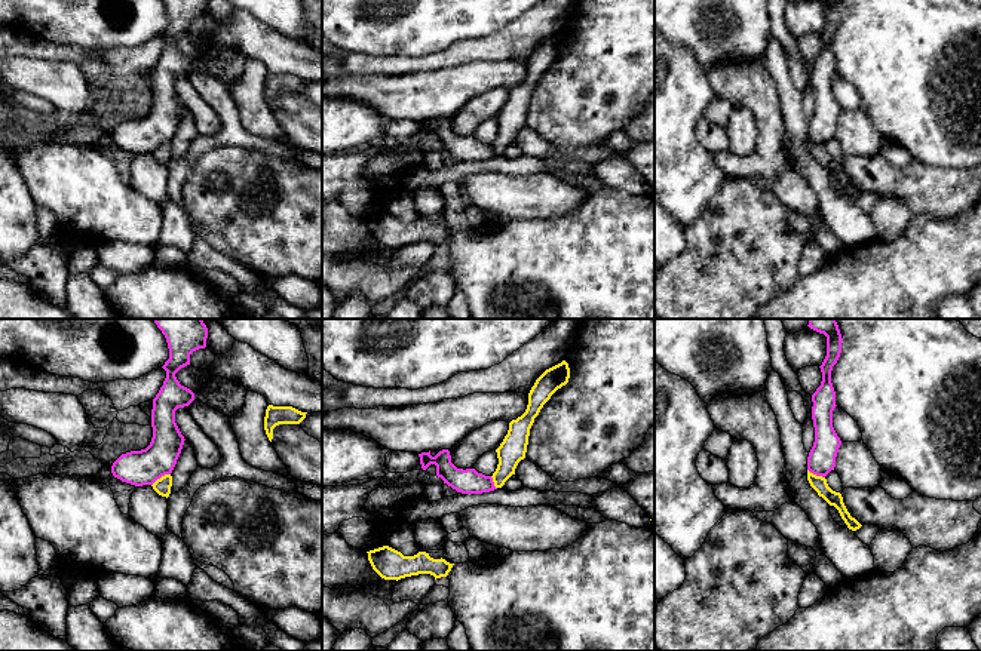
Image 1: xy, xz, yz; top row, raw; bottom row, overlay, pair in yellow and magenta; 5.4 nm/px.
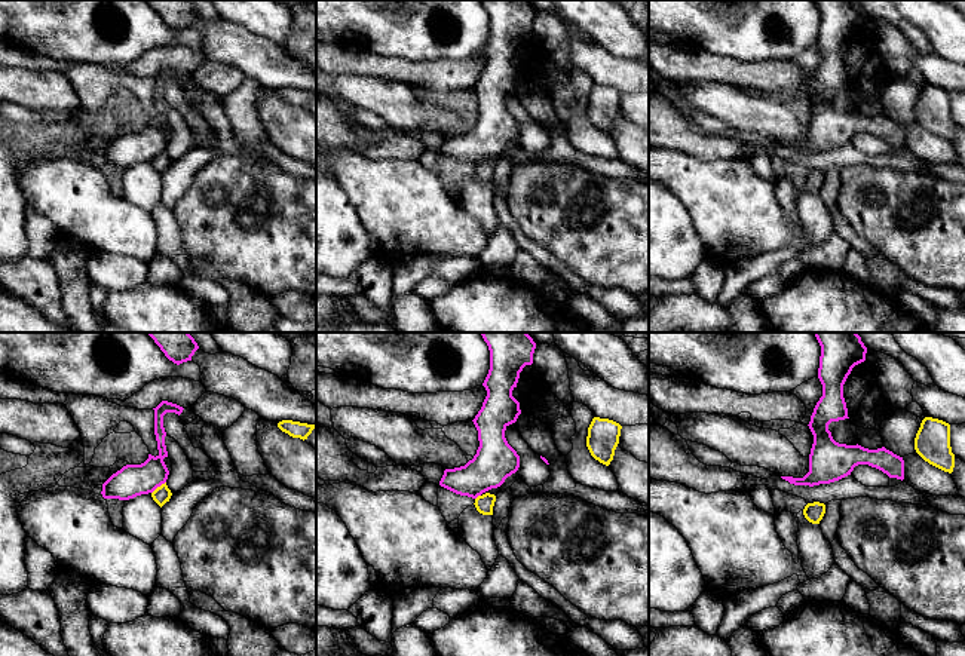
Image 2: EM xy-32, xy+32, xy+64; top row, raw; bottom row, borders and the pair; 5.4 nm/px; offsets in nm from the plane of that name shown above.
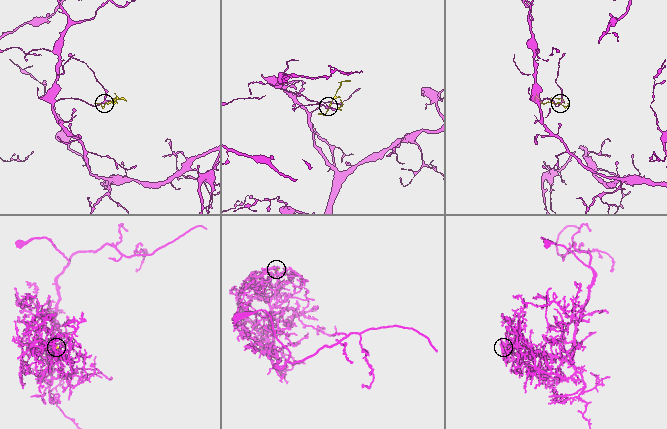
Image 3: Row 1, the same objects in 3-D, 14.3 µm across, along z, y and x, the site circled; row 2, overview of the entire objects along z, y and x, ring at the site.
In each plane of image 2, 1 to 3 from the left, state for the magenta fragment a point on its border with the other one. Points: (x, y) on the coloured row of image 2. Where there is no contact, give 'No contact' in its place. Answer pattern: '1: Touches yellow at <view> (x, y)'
1: Touches yellow at xy-32 (158, 487)
2: Touches yellow at xy+32 (477, 497)
3: No contact

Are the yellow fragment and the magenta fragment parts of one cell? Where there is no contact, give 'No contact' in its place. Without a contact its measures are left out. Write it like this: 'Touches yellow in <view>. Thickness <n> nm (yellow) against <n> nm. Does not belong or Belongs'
Touches yellow in xy. Thickness 90 nm (yellow) against 190 nm. Does not belong

